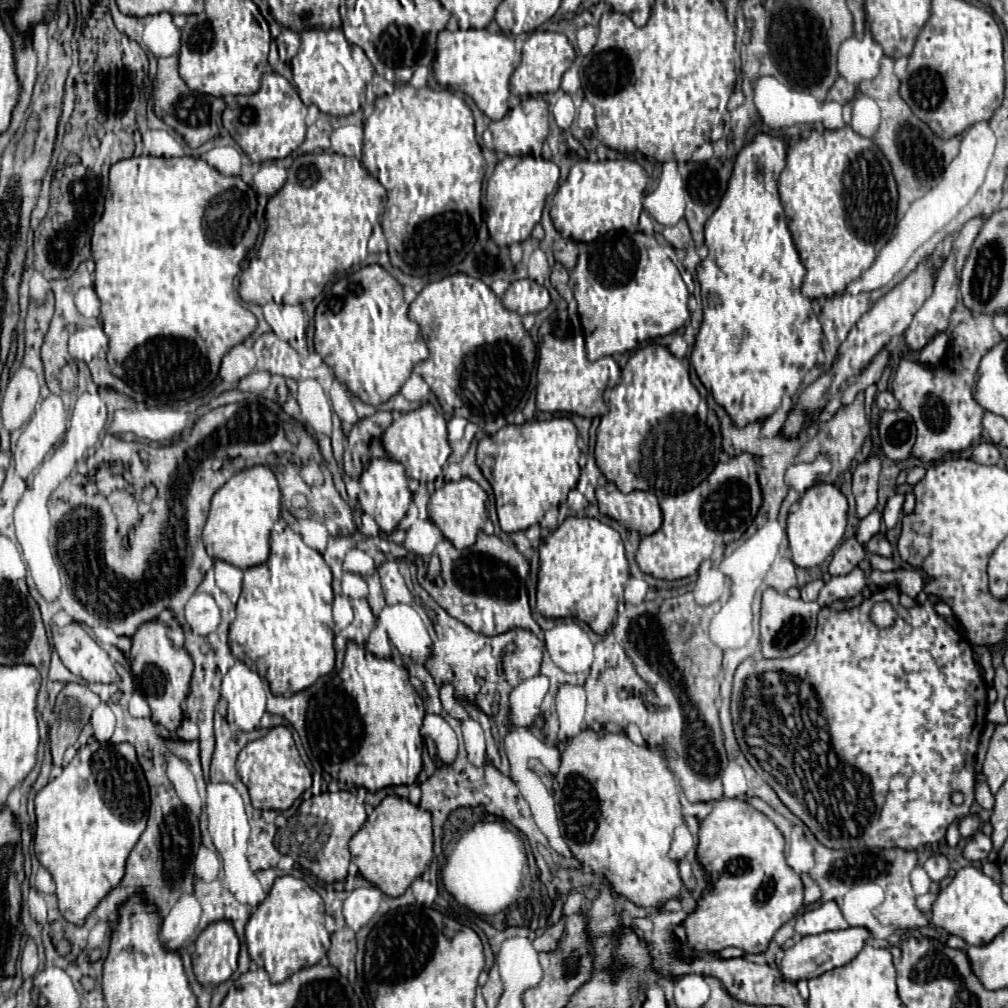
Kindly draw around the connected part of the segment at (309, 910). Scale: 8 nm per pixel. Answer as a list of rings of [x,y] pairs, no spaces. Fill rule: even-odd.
[[[293,875],[277,877],[267,897],[253,909],[245,927],[251,959],[265,967],[273,983],[281,983],[291,973],[319,963],[331,946],[330,934],[323,923],[325,909],[317,891]]]

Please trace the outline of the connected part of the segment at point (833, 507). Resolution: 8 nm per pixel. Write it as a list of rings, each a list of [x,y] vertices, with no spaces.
[[[819,483],[801,497],[801,501],[791,509],[787,517],[789,547],[793,553],[793,563],[803,569],[819,567],[833,551],[841,545],[847,525],[847,499],[831,483]]]

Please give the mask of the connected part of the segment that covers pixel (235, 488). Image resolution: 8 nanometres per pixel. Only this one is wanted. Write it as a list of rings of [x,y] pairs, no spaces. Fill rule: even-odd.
[[[257,465],[257,467],[249,467],[245,471],[239,471],[219,491],[215,491],[215,495],[211,499],[211,511],[209,511],[205,529],[203,529],[203,543],[207,547],[207,553],[211,557],[223,559],[239,569],[247,569],[247,567],[265,563],[265,559],[269,557],[269,533],[271,533],[275,521],[279,519],[279,511],[281,511],[281,493],[279,493],[279,485],[277,485],[273,471],[265,465]]]

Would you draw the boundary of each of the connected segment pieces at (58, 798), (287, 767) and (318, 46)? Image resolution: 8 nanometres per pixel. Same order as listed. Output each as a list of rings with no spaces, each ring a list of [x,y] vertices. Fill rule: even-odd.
[[[93,743],[77,751],[63,773],[35,797],[35,855],[53,875],[61,915],[83,925],[97,903],[123,879],[125,861],[149,813],[149,787],[129,743]]]
[[[273,727],[261,739],[247,743],[239,753],[237,771],[241,781],[249,789],[255,809],[285,811],[311,787],[311,773],[301,761],[291,731],[287,727]]]
[[[307,29],[301,33],[299,53],[291,61],[293,83],[305,105],[317,105],[327,115],[351,115],[359,111],[367,81],[373,79],[373,65],[361,47],[349,43],[341,29]]]

